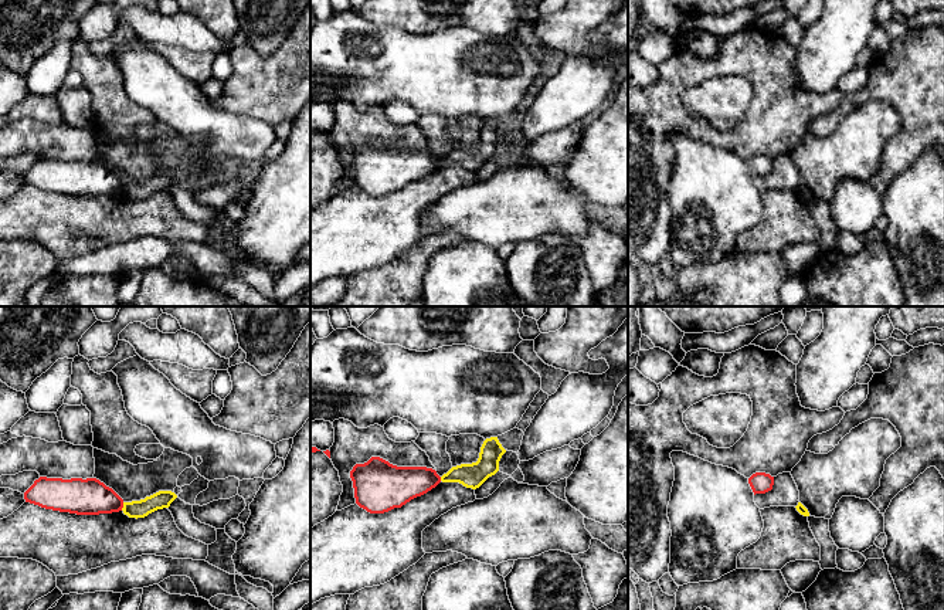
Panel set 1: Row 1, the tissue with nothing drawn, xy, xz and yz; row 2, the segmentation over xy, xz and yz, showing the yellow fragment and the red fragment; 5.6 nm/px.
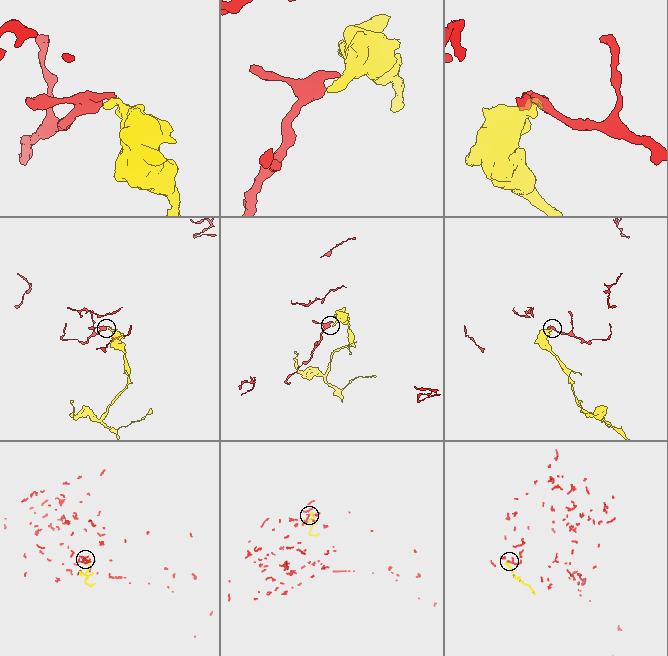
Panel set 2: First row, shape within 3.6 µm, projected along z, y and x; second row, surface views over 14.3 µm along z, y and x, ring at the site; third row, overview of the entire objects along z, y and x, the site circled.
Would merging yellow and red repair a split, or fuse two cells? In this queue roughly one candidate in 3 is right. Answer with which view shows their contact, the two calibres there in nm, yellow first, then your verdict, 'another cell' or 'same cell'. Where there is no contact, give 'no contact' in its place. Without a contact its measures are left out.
xy | 100/200 nm | another cell

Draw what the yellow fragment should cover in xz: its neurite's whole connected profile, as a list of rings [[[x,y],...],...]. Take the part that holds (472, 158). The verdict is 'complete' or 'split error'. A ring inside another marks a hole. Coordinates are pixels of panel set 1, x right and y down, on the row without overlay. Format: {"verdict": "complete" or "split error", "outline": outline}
{"verdict": "complete", "outline": [[[498,119],[486,121],[481,129],[479,140],[472,146],[452,149],[441,159],[442,165],[459,165],[466,170],[479,170],[489,159],[499,153],[499,143],[506,132]]]}

